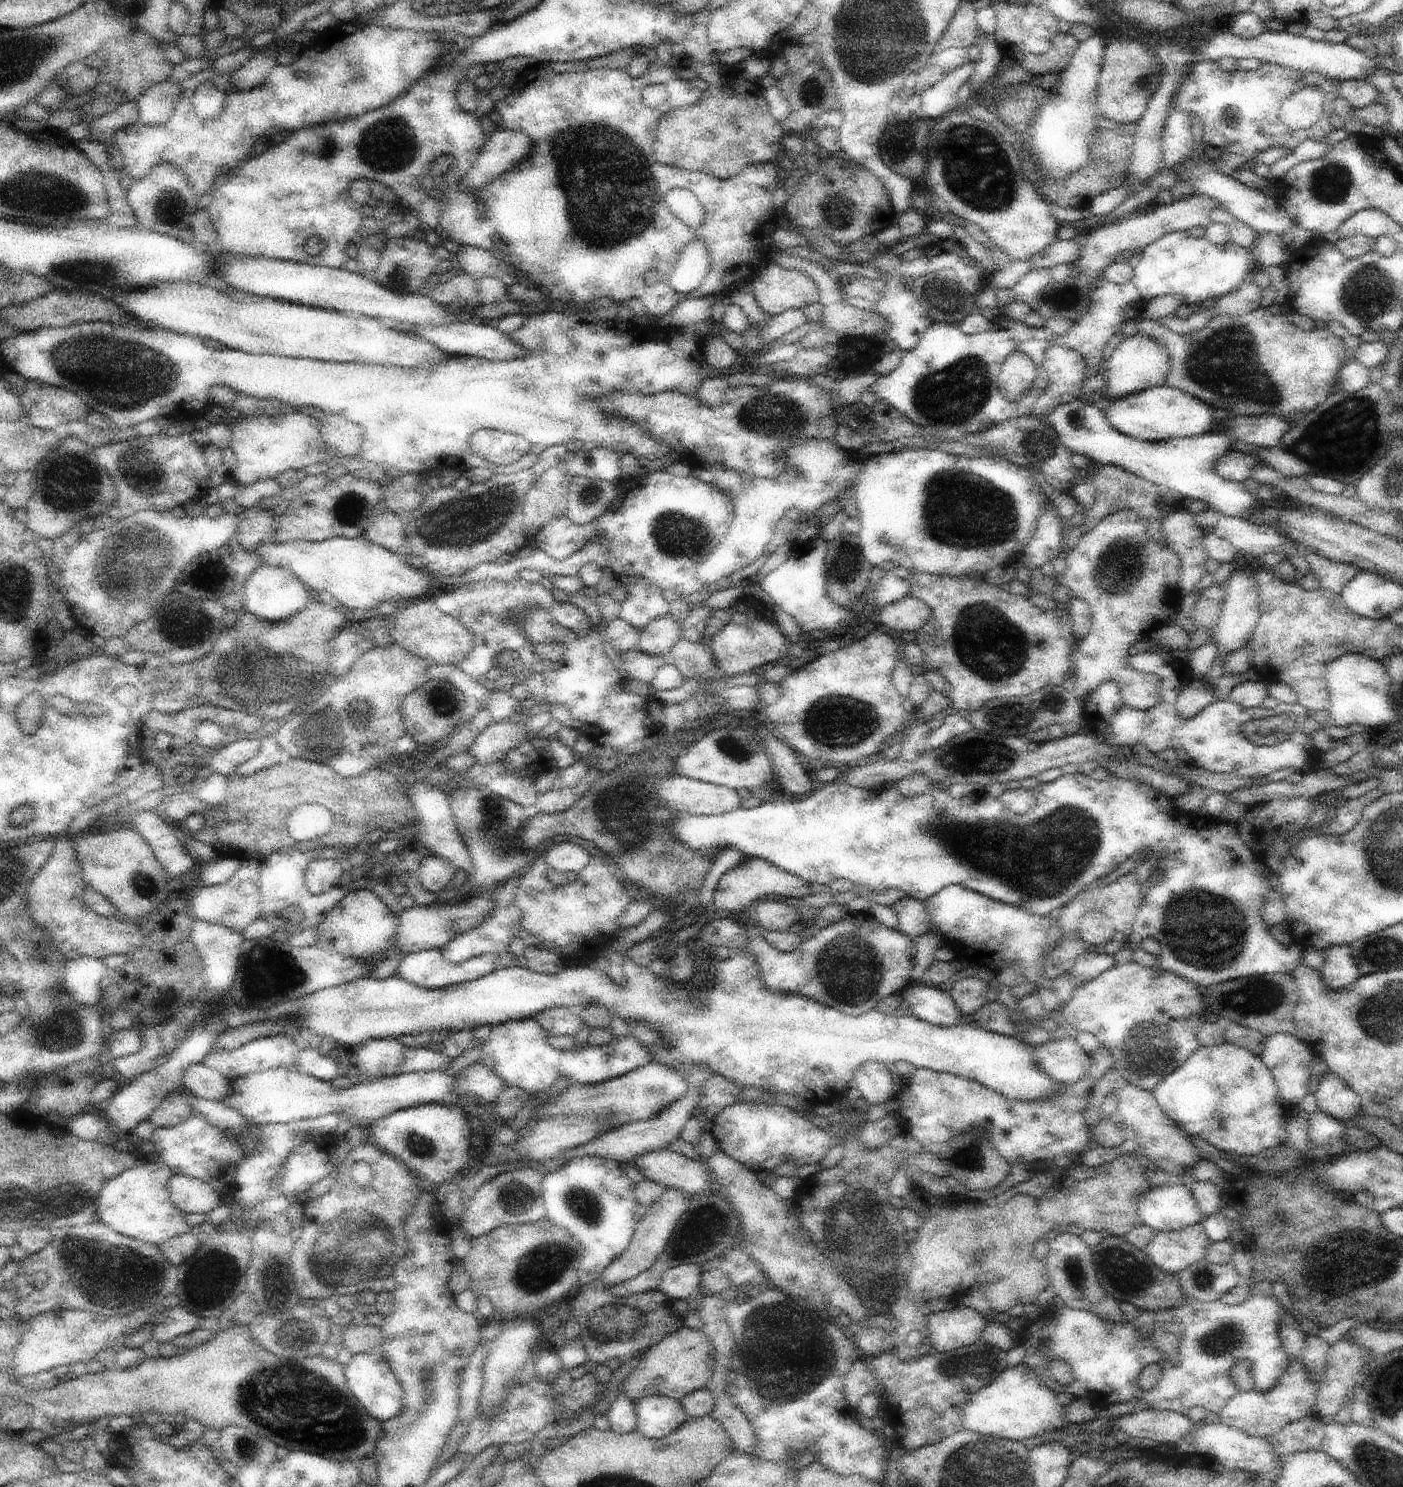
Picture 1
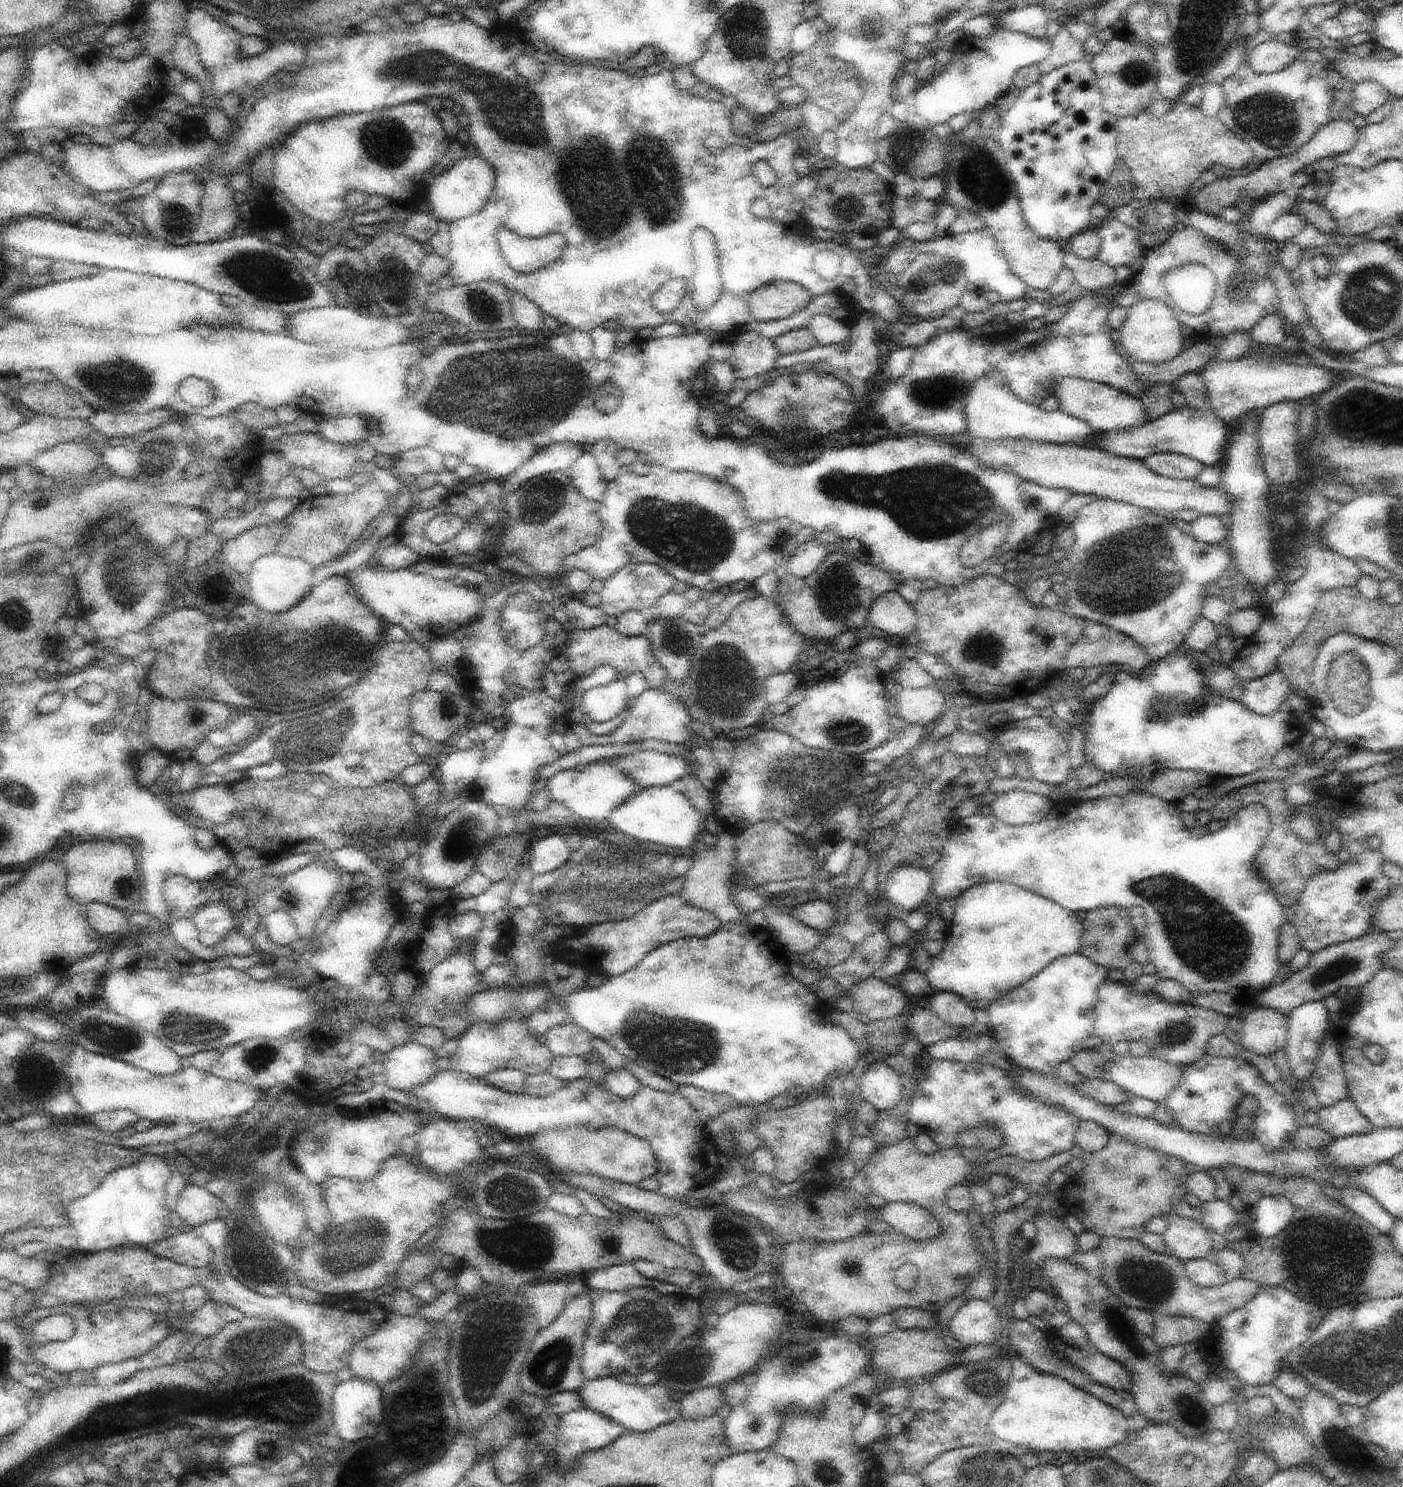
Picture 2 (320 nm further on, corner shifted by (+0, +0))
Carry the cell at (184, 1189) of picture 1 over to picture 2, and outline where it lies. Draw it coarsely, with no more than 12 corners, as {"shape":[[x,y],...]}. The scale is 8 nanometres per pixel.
{"shape":[[186,1184],[176,1214],[195,1230],[219,1217],[222,1202],[203,1186]]}

